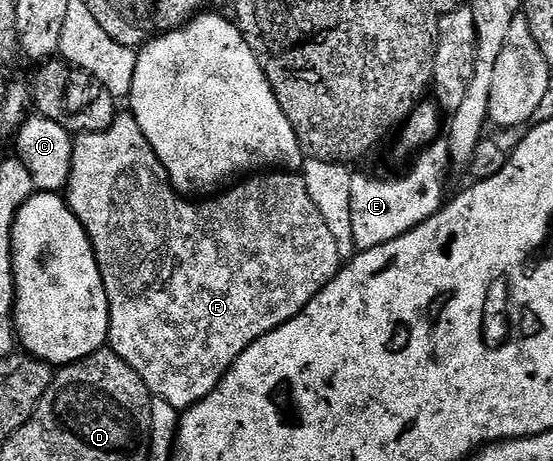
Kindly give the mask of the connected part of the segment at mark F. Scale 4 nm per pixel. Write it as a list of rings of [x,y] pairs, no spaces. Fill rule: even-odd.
[[[130,113],[118,116],[117,129],[79,135],[74,144],[71,176],[65,188],[65,198],[67,206],[79,218],[88,237],[91,238],[91,248],[95,251],[95,260],[103,278],[111,318],[110,350],[115,351],[117,357],[125,360],[142,377],[152,396],[164,398],[180,413],[209,397],[209,393],[213,393],[216,385],[223,380],[223,374],[235,364],[241,353],[245,353],[245,349],[249,349],[249,345],[253,345],[253,341],[265,337],[265,333],[285,325],[285,321],[300,315],[305,305],[309,305],[309,301],[313,301],[313,297],[317,297],[321,288],[339,272],[341,262],[337,244],[329,233],[329,228],[325,225],[317,206],[310,200],[302,174],[259,173],[206,201],[192,201],[180,195],[171,186],[167,170],[161,165],[159,158],[151,152],[145,133],[141,133],[141,125],[137,125],[134,115]]]

